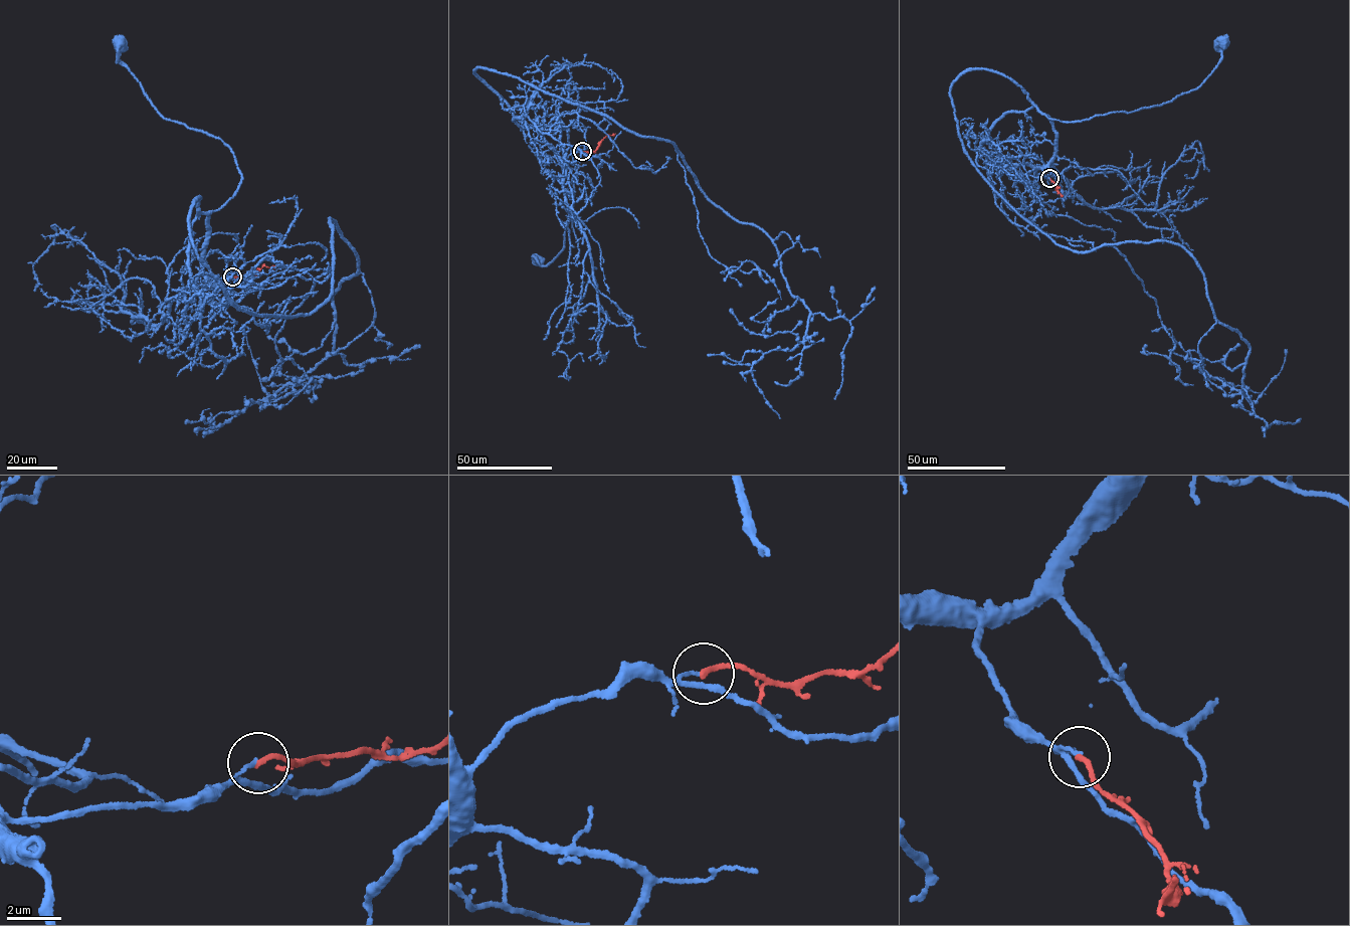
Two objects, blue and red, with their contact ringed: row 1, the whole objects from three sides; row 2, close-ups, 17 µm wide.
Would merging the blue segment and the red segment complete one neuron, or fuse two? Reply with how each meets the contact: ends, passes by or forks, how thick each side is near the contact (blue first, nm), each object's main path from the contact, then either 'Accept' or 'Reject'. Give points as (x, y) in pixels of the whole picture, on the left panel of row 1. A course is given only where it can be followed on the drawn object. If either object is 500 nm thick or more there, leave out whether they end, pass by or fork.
At the ring blue ends. At the ring red ends. Thickness 100 nm (blue) against 200 nm. Course of blue: (232, 278), (210, 282), (202, 263), (208, 215), (241, 178), (234, 157), (218, 137), (165, 119), (121, 45). Course of red: (232, 278), (246, 275), (263, 265), (280, 265). Reject

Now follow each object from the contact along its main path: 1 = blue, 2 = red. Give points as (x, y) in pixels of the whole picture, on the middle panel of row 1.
1: (582, 152), (561, 163), (540, 128), (566, 131), (575, 176), (564, 248), (551, 262), (543, 265), (538, 260)
2: (582, 152), (595, 151), (606, 136), (614, 134)

